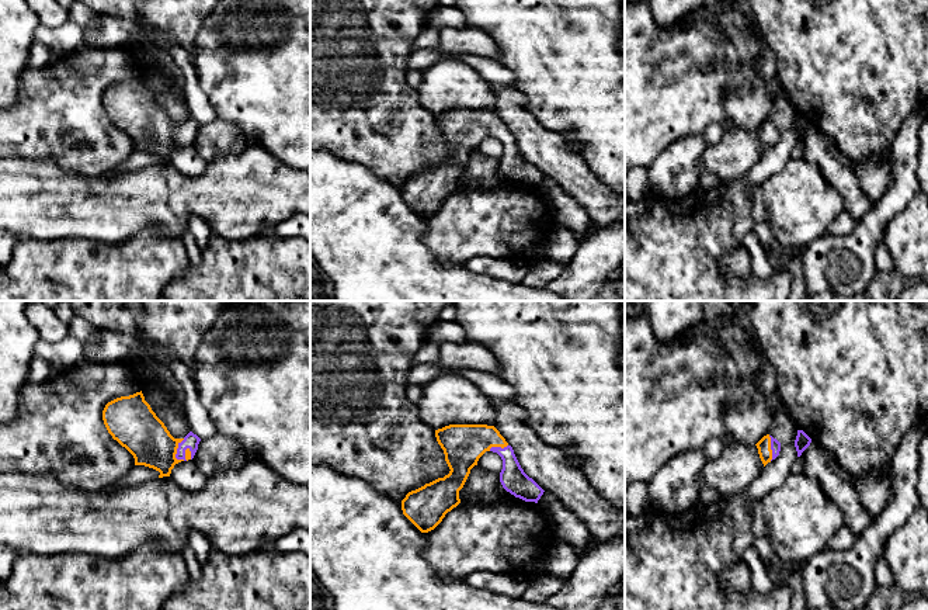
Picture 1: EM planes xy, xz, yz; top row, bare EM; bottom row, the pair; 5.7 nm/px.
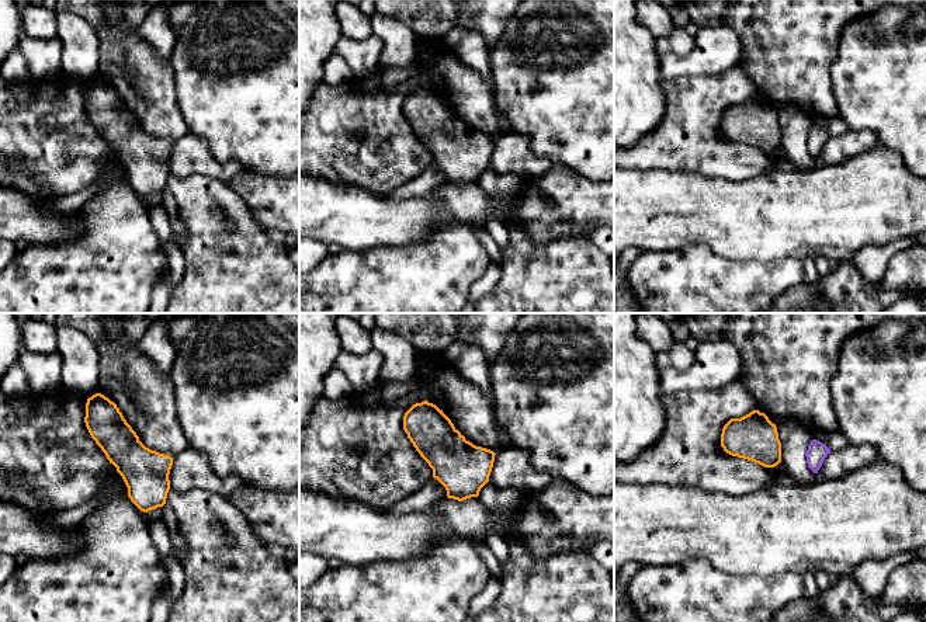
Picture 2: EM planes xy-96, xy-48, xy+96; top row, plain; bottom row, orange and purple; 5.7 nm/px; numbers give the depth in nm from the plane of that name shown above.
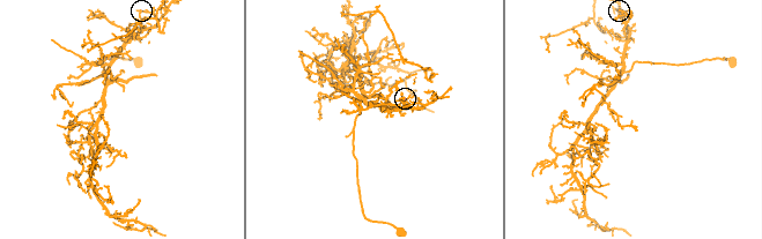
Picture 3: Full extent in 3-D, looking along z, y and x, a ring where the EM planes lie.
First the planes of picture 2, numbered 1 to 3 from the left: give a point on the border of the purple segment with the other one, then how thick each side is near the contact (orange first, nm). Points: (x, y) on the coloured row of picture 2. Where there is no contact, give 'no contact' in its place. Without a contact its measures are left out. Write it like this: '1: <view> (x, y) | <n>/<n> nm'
1: no contact
2: no contact
3: no contact

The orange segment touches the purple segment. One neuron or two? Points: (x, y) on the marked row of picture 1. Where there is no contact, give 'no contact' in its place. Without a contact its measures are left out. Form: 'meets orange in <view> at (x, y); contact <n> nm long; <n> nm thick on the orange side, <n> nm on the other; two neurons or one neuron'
meets orange in xy at (176, 450); contact 130 nm long; 260 nm thick on the orange side, 90 nm on the other; one neuron

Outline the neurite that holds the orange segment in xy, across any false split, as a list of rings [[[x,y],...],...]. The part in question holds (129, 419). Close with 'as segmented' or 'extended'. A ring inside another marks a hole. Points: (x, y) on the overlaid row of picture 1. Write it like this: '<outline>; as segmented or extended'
[[[142,391],[108,402],[102,410],[102,420],[112,439],[133,455],[135,465],[145,465],[159,471],[159,478],[170,476],[175,464],[192,460],[201,441],[192,431],[184,439],[174,439],[145,401]]]; extended

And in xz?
[[[449,424],[435,430],[435,437],[444,450],[449,474],[409,492],[402,500],[403,514],[421,533],[434,530],[460,503],[459,491],[486,451],[501,457],[500,482],[507,492],[535,503],[543,495],[545,491],[524,472],[512,447],[494,426]]]; extended

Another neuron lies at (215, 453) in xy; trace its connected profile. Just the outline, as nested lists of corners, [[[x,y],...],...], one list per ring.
[[[216,433],[199,441],[191,461],[205,476],[211,476],[220,469],[237,469],[247,462],[247,458],[234,439]]]

